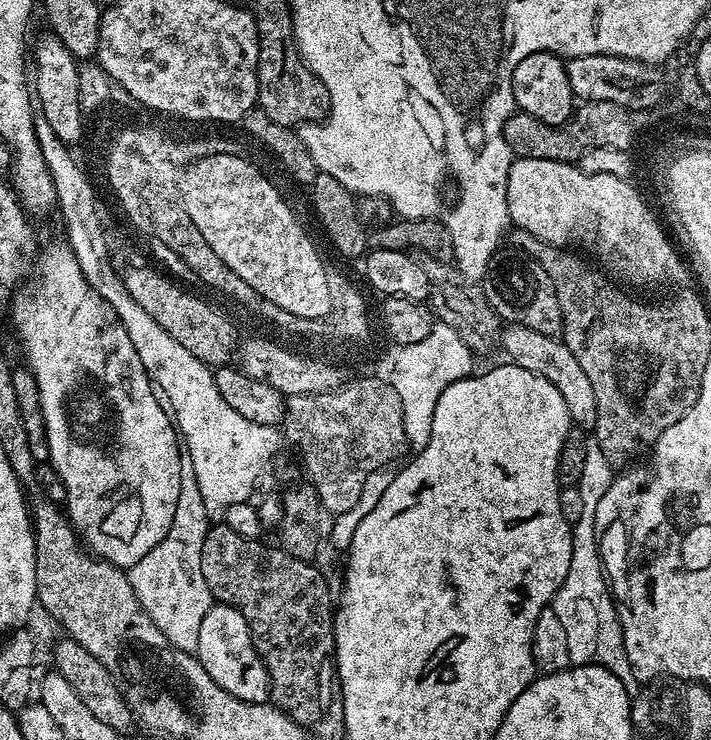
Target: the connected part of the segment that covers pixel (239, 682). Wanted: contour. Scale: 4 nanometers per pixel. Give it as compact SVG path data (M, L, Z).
M213 603L206 618L202 618L194 655L206 670L206 674L210 674L210 678L214 678L214 682L218 682L218 686L222 686L222 690L226 690L234 698L251 704L269 703L268 671L262 658L254 650L246 618L242 618L238 610L228 604Z

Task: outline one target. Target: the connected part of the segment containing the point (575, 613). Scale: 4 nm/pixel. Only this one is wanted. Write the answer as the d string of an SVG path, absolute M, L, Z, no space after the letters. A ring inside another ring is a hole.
M595 442L587 445L584 453L584 465L582 466L582 474L578 481L578 487L582 494L582 514L574 521L572 529L572 557L570 558L570 570L566 574L566 578L562 582L562 586L556 591L556 599L552 601L551 607L558 614L558 619L562 622L563 628L566 629L566 639L570 645L570 658L573 665L578 664L597 664L606 670L610 670L610 674L614 674L614 678L618 678L618 682L622 682L622 686L626 686L628 692L641 691L641 681L636 679L634 670L630 666L630 658L626 658L626 646L622 638L622 626L620 625L620 616L616 613L616 602L612 599L608 577L604 571L604 561L600 559L599 544L595 540L595 510L598 506L599 499L607 492L614 479L614 471L607 464L606 458L603 457L602 450Z

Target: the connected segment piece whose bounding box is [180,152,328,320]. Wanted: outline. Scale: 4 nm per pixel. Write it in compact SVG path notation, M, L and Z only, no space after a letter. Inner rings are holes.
M214 152L200 160L193 160L182 173L180 191L186 214L190 214L190 222L198 226L198 231L206 242L210 242L210 250L242 278L262 298L274 302L274 306L282 306L282 310L290 310L290 314L298 314L298 318L314 318L322 320L322 312L328 308L328 288L325 287L323 265L325 257L320 257L316 244L308 237L306 229L300 225L298 217L292 213L284 196L271 184L263 171L252 172L248 164L240 164L240 160L232 160L229 152Z

